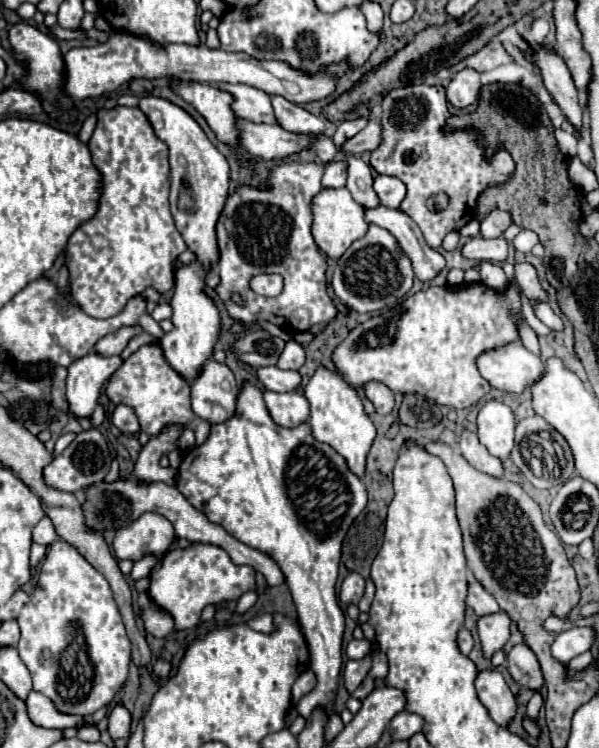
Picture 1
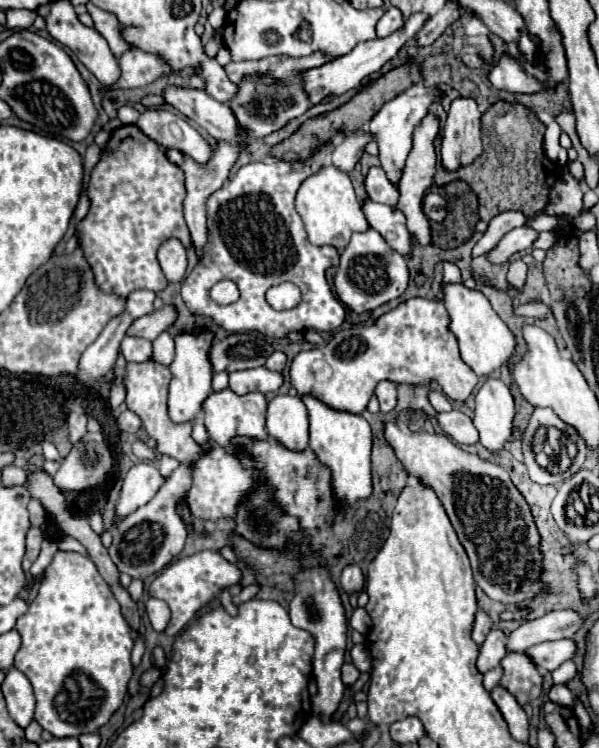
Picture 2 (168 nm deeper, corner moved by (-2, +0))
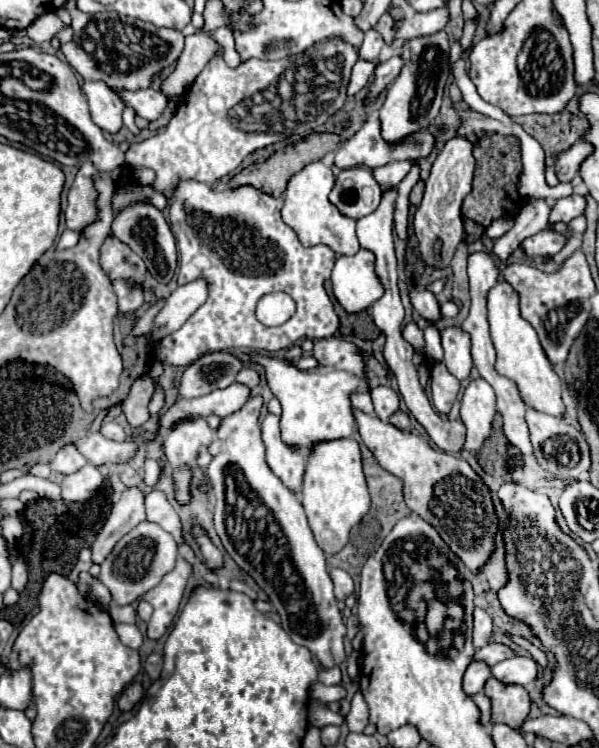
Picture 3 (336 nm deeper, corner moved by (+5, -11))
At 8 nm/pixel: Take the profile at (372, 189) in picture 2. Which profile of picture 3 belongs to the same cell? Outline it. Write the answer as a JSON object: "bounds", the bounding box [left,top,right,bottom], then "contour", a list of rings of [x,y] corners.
{"bounds":[329,167,381,219],"contour":[[[369,167],[341,169],[329,193],[329,201],[341,215],[361,219],[373,213],[381,201],[381,189]]]}

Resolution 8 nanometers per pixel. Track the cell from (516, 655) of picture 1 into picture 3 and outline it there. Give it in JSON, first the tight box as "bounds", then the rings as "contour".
{"bounds":[483,677,531,729],"contour":[[[489,677],[485,683],[483,693],[491,699],[493,713],[491,713],[491,723],[503,723],[513,729],[519,729],[519,725],[527,719],[531,699],[525,691],[525,687],[497,683],[497,679]]]}

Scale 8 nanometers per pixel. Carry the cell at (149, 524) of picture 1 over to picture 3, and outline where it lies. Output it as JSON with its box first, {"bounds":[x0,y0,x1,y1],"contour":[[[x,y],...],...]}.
{"bounds":[101,521,177,605],"contour":[[[143,521],[113,547],[113,551],[101,565],[101,583],[109,589],[115,605],[131,605],[143,593],[153,589],[165,573],[173,569],[175,559],[177,559],[177,543],[173,535],[163,531],[155,523]]]}

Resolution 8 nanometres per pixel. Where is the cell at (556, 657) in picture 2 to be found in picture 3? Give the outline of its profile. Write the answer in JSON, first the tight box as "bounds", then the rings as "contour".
{"bounds":[491,657,537,685],"contour":[[[511,657],[491,667],[491,675],[505,685],[529,685],[537,677],[537,665],[529,657]]]}

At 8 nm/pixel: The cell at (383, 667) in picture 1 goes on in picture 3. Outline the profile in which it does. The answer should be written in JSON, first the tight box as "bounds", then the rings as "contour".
{"bounds":[310,681,346,703],"contour":[[[315,681],[310,687],[310,695],[315,699],[323,701],[323,703],[330,703],[339,701],[346,696],[346,690],[342,685],[326,686]]]}

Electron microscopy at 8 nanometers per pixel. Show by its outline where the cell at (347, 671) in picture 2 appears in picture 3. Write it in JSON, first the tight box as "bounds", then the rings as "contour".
{"bounds":[317,663,341,685],"contour":[[[317,663],[317,669],[319,669],[319,681],[323,685],[339,685],[341,683],[341,671],[339,671],[337,665],[331,667],[331,669],[325,669]]]}

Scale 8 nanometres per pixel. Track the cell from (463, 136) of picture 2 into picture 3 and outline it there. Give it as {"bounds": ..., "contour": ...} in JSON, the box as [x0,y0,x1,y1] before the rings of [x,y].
{"bounds":[413,137,475,269],"contour":[[[455,137],[445,143],[443,151],[437,155],[437,161],[433,163],[431,175],[425,183],[425,195],[421,205],[415,211],[413,219],[413,231],[419,241],[419,251],[423,261],[433,269],[445,269],[455,249],[459,247],[463,239],[463,215],[461,215],[461,203],[471,191],[471,179],[473,179],[475,159],[471,143],[465,137]]]}

